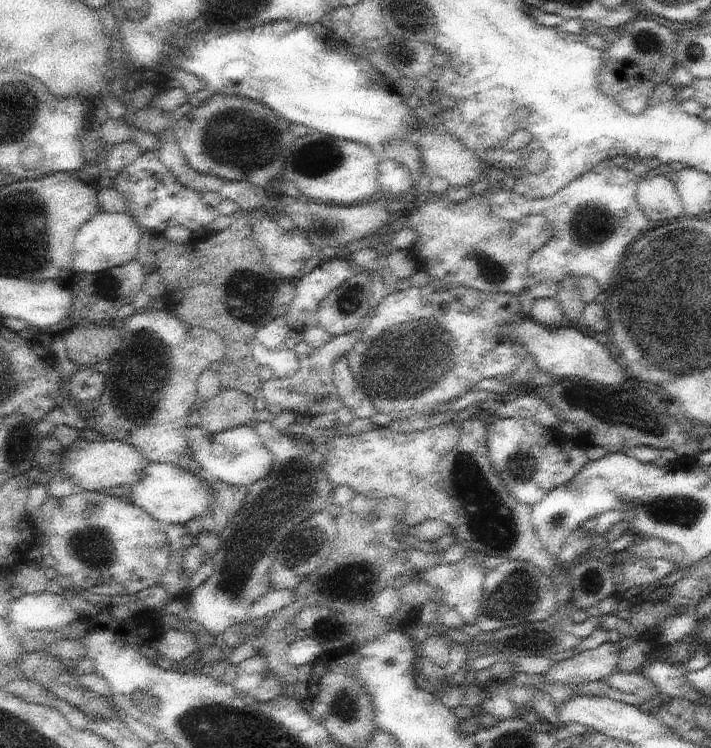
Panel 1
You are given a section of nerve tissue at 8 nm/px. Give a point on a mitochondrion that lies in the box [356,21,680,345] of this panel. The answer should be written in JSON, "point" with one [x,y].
{"point":[592,225]}

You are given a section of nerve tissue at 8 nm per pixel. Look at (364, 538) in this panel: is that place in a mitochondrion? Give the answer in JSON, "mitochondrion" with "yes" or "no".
{"mitochondrion":"no"}

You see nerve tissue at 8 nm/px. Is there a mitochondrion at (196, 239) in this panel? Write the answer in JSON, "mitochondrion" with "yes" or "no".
{"mitochondrion":"no"}

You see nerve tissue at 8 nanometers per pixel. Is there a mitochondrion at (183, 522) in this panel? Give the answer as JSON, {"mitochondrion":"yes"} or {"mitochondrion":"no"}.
{"mitochondrion":"no"}

